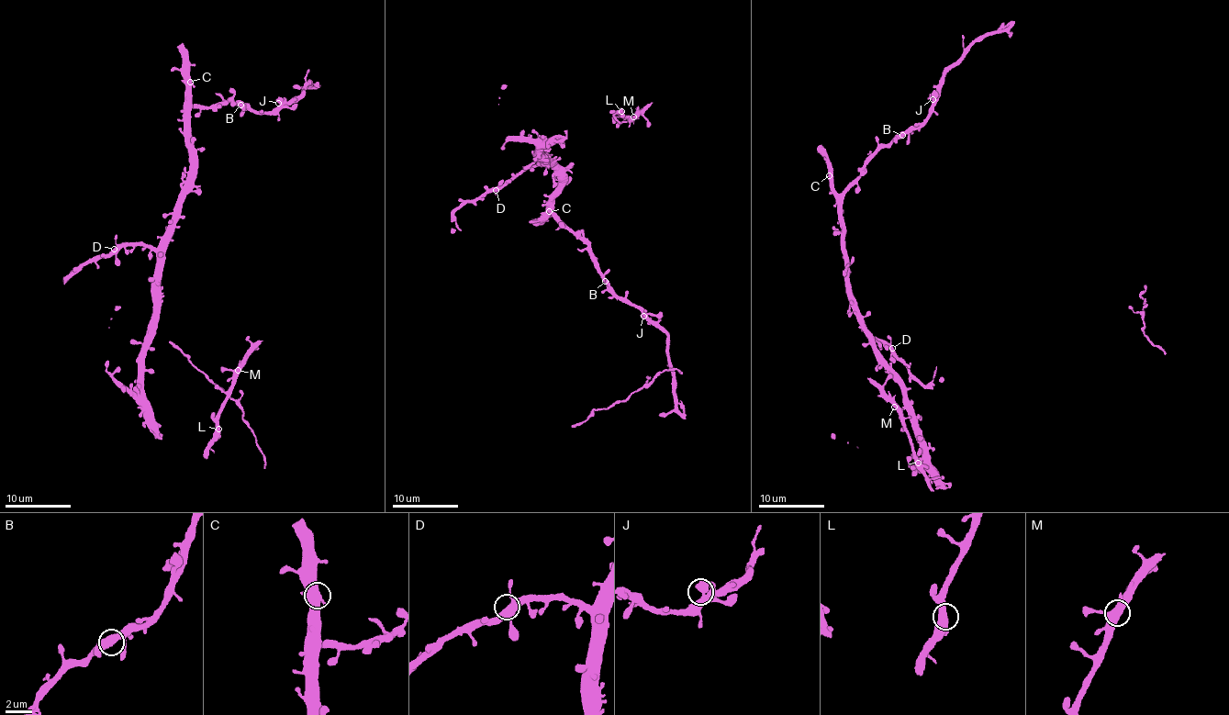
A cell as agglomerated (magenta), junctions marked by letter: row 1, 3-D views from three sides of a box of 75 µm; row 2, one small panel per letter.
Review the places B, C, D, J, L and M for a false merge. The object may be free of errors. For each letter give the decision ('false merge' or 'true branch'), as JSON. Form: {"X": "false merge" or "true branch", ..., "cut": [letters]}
{"B": "true branch", "C": "true branch", "D": "true branch", "J": "true branch", "L": "true branch", "M": "true branch", "cut": []}

